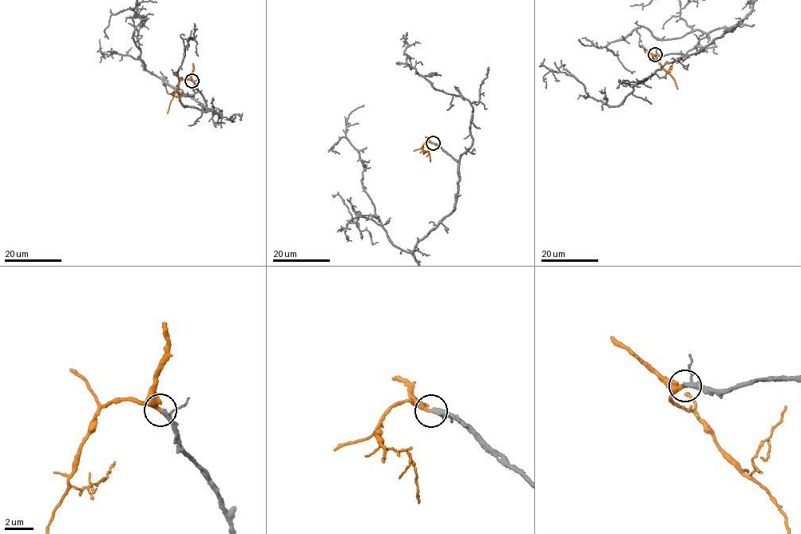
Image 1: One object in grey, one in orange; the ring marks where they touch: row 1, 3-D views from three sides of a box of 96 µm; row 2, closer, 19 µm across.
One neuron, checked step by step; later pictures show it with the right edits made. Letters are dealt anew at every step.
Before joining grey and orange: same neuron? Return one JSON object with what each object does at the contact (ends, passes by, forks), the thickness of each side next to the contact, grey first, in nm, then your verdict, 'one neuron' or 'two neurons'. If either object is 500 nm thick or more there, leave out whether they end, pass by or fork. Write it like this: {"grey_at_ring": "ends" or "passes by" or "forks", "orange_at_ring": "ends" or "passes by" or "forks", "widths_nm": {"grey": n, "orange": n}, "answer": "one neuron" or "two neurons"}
{"grey_at_ring": "passes by", "orange_at_ring": "ends", "widths_nm": {"grey": 240, "orange": 360}, "answer": "one neuron"}

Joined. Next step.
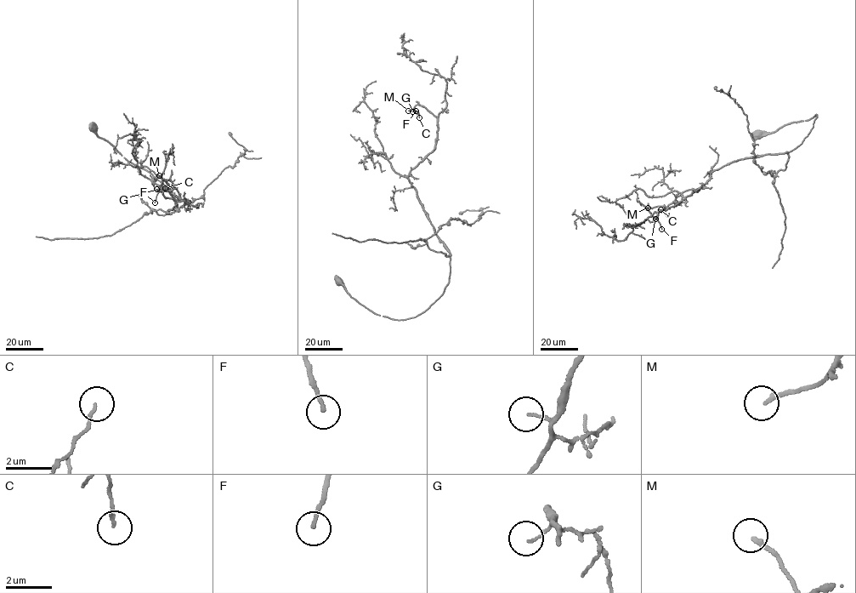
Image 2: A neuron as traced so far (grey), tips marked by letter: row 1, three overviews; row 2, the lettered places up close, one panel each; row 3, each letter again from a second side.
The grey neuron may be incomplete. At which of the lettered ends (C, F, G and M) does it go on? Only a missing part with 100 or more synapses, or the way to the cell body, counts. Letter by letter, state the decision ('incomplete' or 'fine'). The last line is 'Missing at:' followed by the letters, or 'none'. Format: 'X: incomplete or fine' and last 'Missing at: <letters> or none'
C: fine
F: fine
G: fine
M: fine
Missing at: none

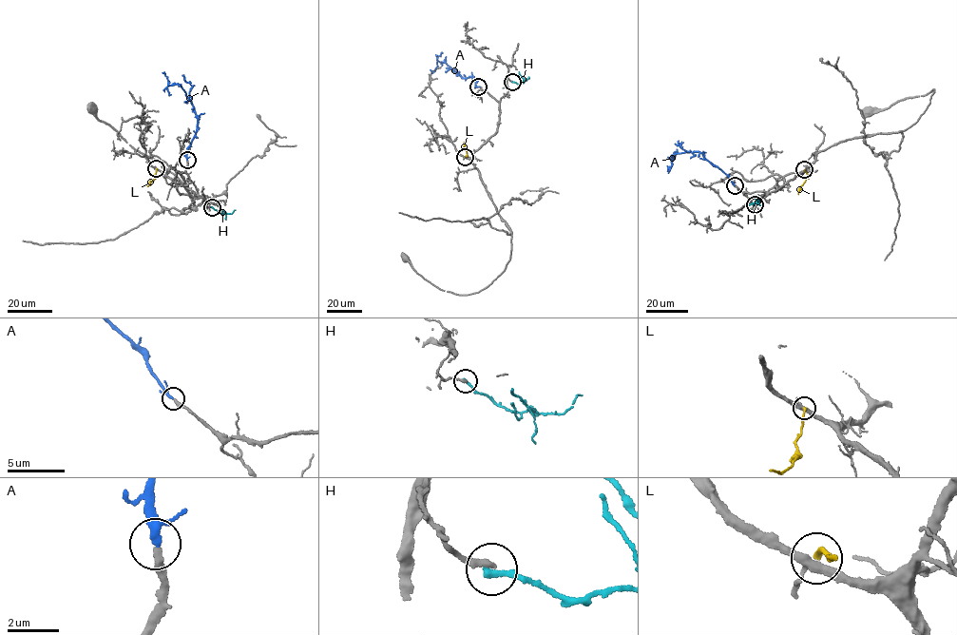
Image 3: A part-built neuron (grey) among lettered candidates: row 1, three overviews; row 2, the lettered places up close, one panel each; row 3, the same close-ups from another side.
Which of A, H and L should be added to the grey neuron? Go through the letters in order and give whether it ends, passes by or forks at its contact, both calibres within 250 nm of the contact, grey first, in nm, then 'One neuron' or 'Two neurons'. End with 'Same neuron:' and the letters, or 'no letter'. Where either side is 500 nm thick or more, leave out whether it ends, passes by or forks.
A: It passes by. Thickness 280 nm (grey) against 200 nm. One neuron
H: It ends there. Thickness 240 nm (grey) against 280 nm. Two neurons
L: It ends there. Thickness 280 nm (grey) against 170 nm. Two neurons
Same neuron: A

